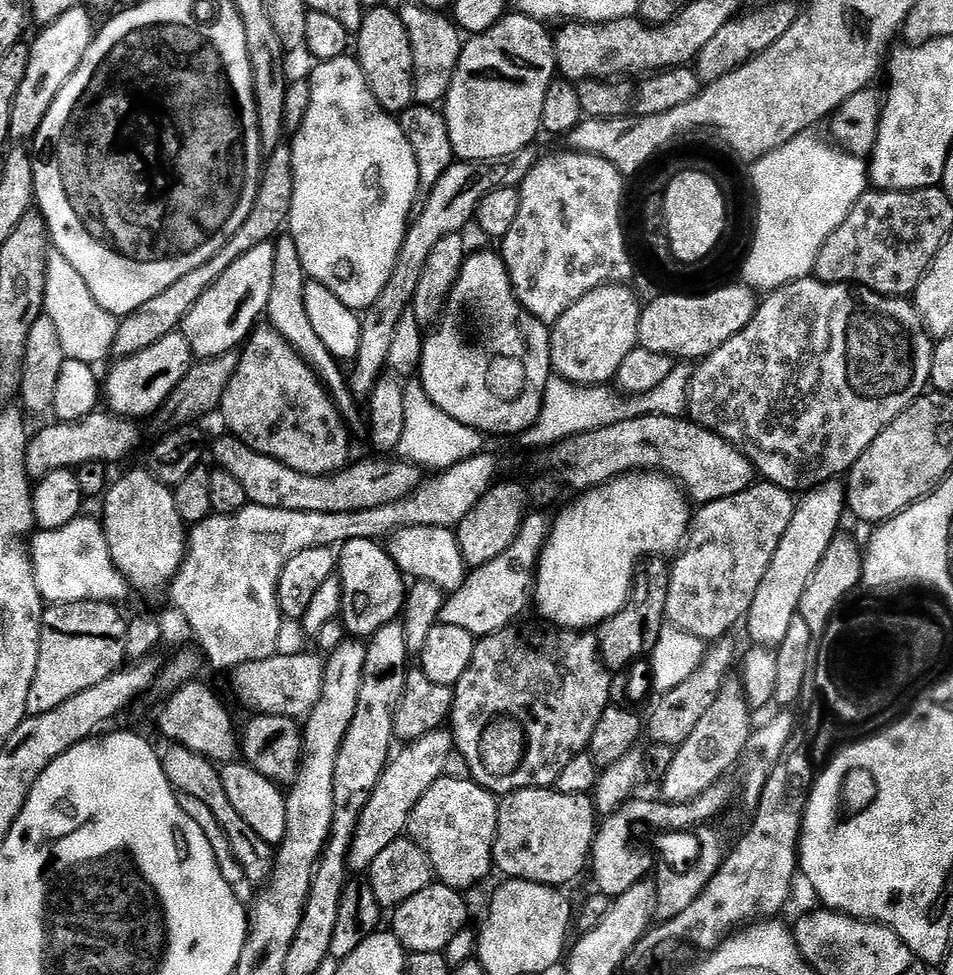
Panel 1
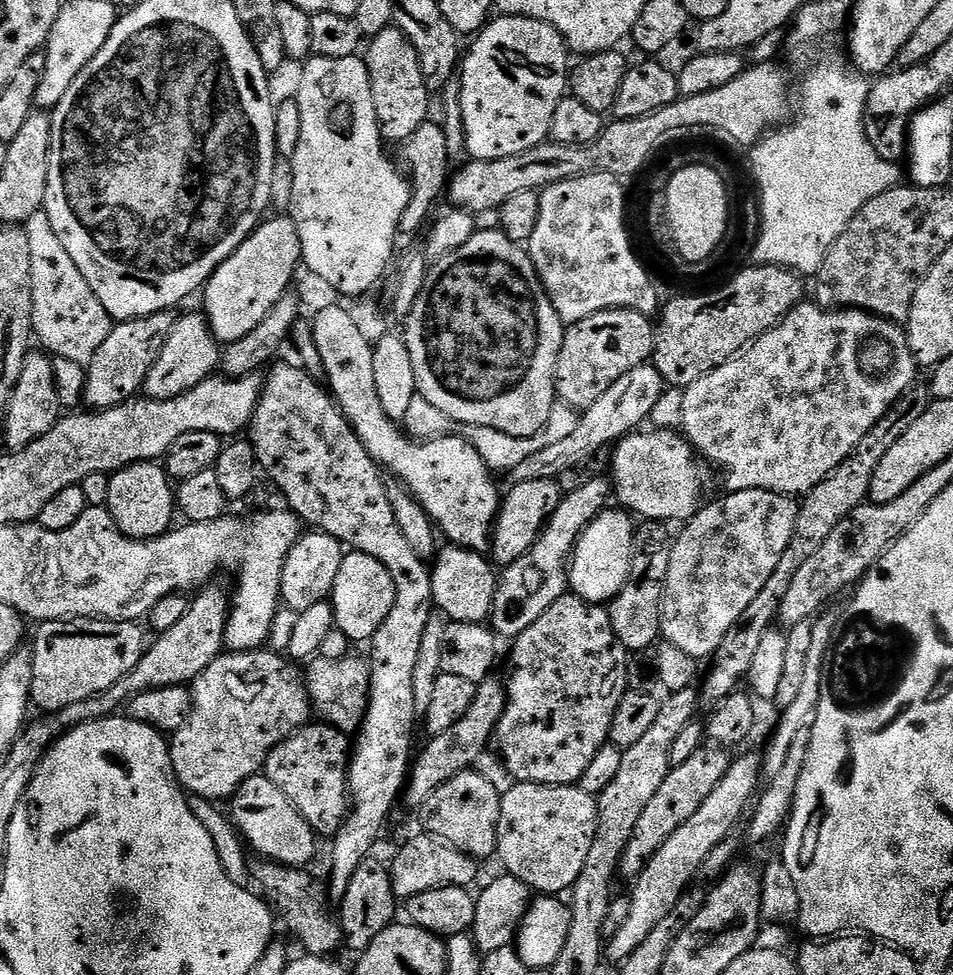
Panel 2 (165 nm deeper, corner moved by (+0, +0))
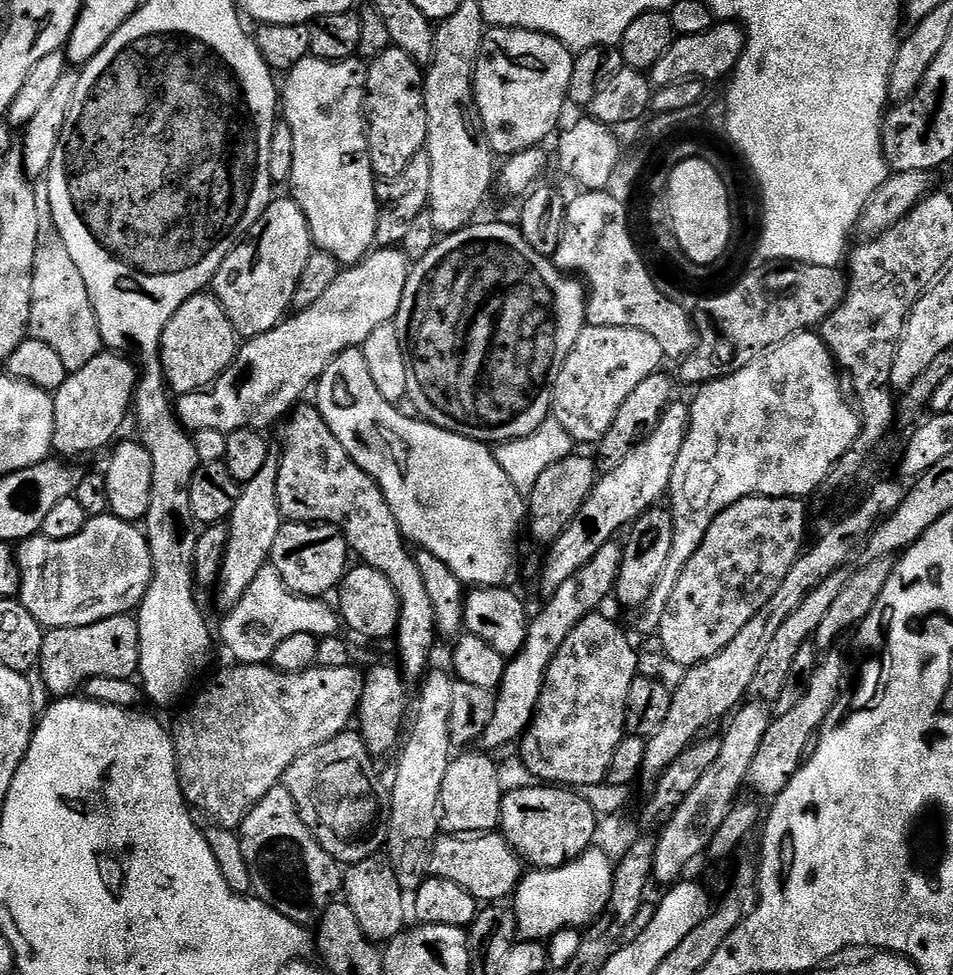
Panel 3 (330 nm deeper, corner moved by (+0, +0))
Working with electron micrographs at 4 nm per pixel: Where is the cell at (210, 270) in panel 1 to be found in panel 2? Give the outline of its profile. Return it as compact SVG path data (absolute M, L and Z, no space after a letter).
M175 311L155 312L133 320L121 320L110 330L106 342L98 346L98 354L86 366L88 389L83 403L92 410L103 410L124 404L143 389L144 380L150 374L150 366L158 358L170 330L174 330L178 319Z

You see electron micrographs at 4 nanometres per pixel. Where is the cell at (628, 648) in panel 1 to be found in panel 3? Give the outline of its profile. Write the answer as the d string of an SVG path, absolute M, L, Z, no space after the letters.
M664 506L648 509L631 525L627 536L628 544L623 547L624 558L616 579L614 600L624 608L639 609L651 598L656 583L666 570L666 562L670 562L670 550L674 546L674 522L671 511Z

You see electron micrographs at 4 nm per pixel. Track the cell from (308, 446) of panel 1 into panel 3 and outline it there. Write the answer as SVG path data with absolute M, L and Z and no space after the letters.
M300 406L291 413L287 421L288 433L284 436L284 452L279 453L280 469L278 470L278 506L280 515L285 521L298 524L333 524L348 539L348 547L353 553L361 556L363 563L369 568L386 574L389 582L396 587L396 597L400 599L400 622L396 626L394 641L400 647L400 660L403 671L409 677L423 673L429 667L428 655L438 641L438 629L434 605L430 602L430 594L426 594L426 582L422 582L422 570L418 570L416 557L410 551L404 536L400 533L398 522L382 494L382 490L350 458L346 446L334 438L334 430L326 424L315 406Z

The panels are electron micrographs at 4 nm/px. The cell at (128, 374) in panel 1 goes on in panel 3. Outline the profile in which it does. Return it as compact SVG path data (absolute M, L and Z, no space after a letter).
M197 294L186 302L182 302L182 306L174 314L174 318L170 318L160 339L160 365L164 367L164 379L173 393L198 392L215 384L217 378L236 359L237 351L238 337L230 318L226 318L226 310L222 310L215 295Z

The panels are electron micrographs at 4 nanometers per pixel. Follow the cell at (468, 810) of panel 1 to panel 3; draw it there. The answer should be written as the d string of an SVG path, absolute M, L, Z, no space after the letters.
M480 750L472 751L465 751L453 758L448 763L446 778L442 778L440 827L453 836L494 832L500 826L500 807L504 801L505 785L500 785L500 772L495 762L488 757L491 755Z

